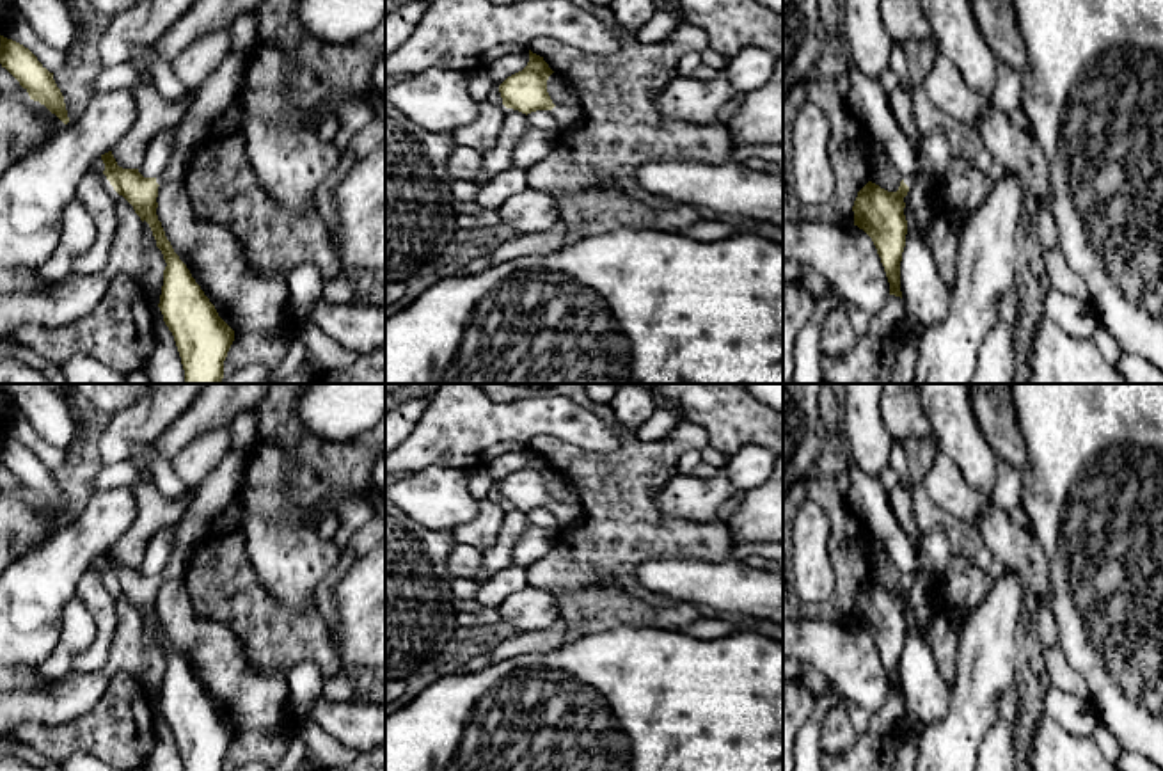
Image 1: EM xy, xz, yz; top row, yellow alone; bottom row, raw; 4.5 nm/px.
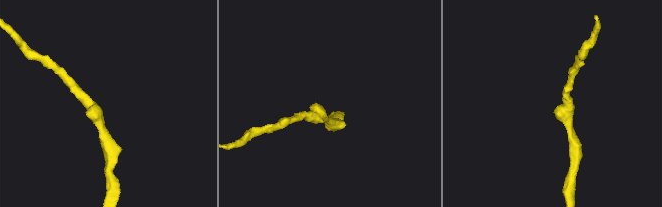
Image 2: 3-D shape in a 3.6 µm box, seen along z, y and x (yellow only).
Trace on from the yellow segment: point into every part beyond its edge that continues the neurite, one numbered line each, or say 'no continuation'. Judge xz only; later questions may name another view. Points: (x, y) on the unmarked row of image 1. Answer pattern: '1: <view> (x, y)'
1: xz (567, 516)

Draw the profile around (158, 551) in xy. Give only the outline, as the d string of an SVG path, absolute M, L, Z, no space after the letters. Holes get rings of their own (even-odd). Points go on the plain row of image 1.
M176 524L160 529L147 544L144 561L138 570L144 576L156 576L170 560L176 537Z

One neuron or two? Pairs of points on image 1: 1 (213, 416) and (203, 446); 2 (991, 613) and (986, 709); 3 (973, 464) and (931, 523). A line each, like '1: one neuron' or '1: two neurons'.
1: two neurons
2: one neuron
3: two neurons

